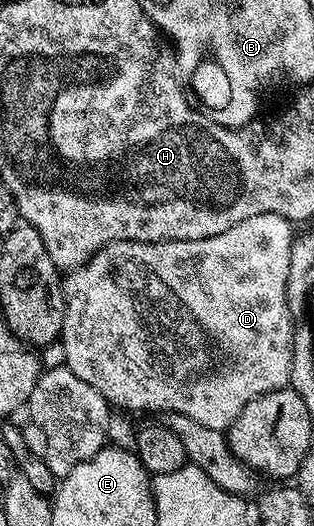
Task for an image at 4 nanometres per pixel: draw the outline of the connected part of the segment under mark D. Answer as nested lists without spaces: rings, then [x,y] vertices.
[[[268,213],[251,215],[243,223],[235,223],[219,235],[190,241],[113,241],[104,245],[80,269],[66,272],[65,322],[61,328],[59,346],[65,352],[64,368],[70,369],[83,383],[91,383],[110,406],[121,409],[151,409],[158,415],[178,413],[203,423],[206,427],[228,430],[230,423],[243,411],[251,399],[289,385],[293,362],[293,320],[287,307],[287,279],[291,267],[291,251],[295,240],[294,226],[283,216]]]

